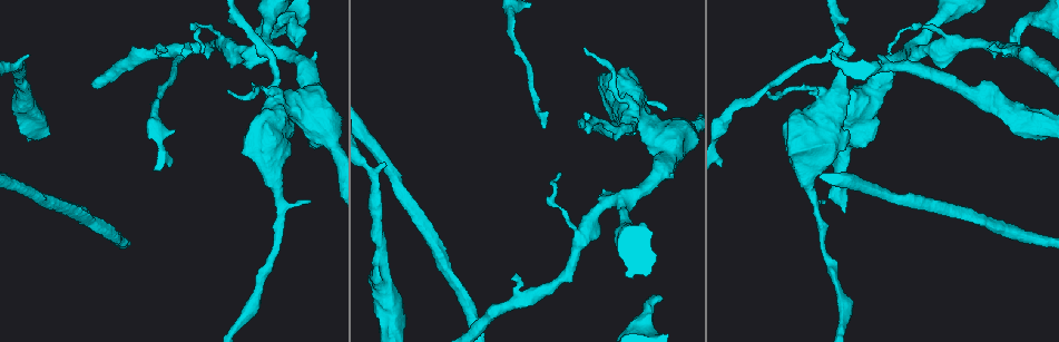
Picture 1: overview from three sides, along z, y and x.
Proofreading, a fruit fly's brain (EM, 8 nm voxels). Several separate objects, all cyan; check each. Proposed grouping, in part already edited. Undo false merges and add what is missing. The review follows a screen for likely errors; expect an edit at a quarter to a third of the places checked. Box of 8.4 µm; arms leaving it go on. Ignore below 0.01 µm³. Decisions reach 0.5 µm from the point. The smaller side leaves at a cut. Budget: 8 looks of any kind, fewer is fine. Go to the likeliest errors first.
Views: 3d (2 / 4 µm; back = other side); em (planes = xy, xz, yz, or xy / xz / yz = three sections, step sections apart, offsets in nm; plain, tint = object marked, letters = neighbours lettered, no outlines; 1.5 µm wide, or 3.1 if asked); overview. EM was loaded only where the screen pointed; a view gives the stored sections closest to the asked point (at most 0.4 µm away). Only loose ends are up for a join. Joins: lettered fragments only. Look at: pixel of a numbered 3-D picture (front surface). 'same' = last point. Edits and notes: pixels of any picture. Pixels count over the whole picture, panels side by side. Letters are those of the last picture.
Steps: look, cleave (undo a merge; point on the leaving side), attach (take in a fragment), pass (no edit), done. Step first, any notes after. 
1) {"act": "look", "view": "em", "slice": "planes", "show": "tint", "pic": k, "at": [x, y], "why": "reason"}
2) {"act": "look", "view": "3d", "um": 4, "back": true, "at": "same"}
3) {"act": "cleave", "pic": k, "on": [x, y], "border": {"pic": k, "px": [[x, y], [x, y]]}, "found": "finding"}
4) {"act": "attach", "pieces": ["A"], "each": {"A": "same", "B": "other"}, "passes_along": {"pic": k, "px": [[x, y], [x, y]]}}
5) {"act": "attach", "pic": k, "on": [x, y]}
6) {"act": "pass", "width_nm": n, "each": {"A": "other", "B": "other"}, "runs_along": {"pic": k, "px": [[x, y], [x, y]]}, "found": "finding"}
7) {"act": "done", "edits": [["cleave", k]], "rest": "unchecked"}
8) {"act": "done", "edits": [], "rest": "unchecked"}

{"act": "look", "view": "em", "slice": "xz", "step": 4, "show": "tint", "pic": 1, "at": [650, 302], "why": "an open end"}

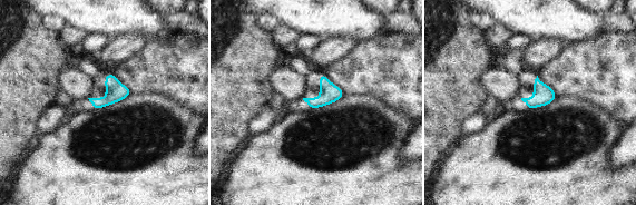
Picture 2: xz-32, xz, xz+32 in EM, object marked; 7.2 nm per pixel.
{"act": "look", "view": "em", "slice": "planes", "show": "letters", "at": "same", "why": "cut it another way"}

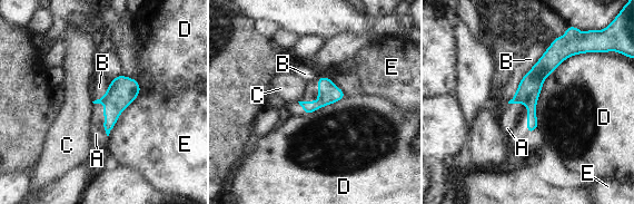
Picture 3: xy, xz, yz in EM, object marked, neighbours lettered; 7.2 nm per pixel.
{"act": "attach", "pieces": ["A"], "width_nm": 160, "each": {"A": "same", "B": "other", "C": "other", "D": "other", "E": "other"}, "passes_along": {"pic": 3, "px": [[118, 96], [103, 126], [96, 134]]}, "found": "it goes on there"}

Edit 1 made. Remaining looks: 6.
{"act": "look", "view": "overview", "why": "see it whole again"}

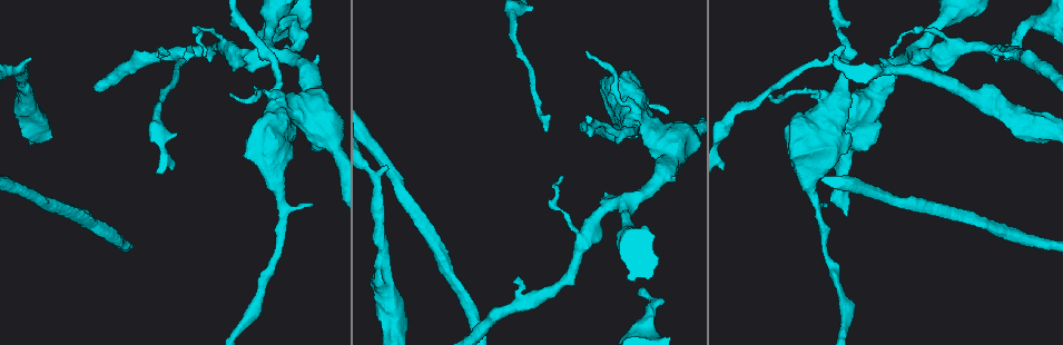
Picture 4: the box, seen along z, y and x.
{"act": "look", "view": "3d", "um": 2, "pic": 4, "at": [189, 46], "why": "thin end"}

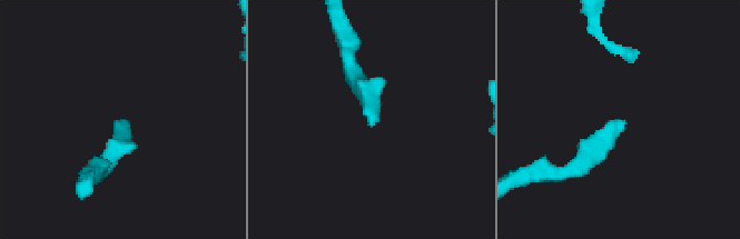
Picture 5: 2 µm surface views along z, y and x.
{"act": "look", "view": "em", "slice": "planes", "show": "letters", "pic": 5, "at": [121, 123]}

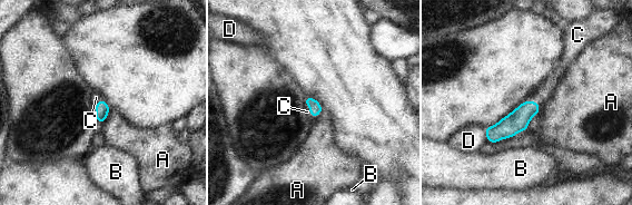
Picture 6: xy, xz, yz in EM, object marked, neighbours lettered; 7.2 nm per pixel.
{"act": "attach", "pieces": ["C"], "each": {"A": "other", "B": "other", "C": "same", "D": "other"}, "passes_along": {"pic": 6, "px": [[315, 108], [310, 115], [307, 111]]}, "found": "the cell continues"}

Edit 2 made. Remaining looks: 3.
{"act": "look", "view": "em", "slice": "planes", "show": "letters", "pic": 4, "at": [586, 238], "why": "abrupt turn"}

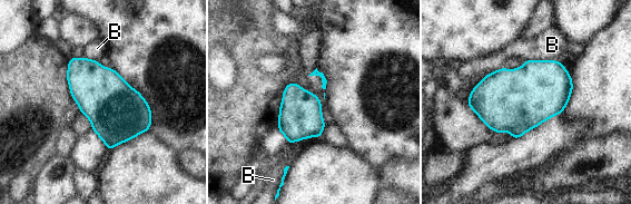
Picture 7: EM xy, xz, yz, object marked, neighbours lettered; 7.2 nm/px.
{"act": "pass", "each": {"B": "other"}, "border": {"pic": 7, "px": [[558, 60], [524, 61]]}, "found": "all the same cell"}

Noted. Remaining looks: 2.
{"act": "done", "edits": [["attach", 3], ["attach", 6]], "rest": "unchecked"}

